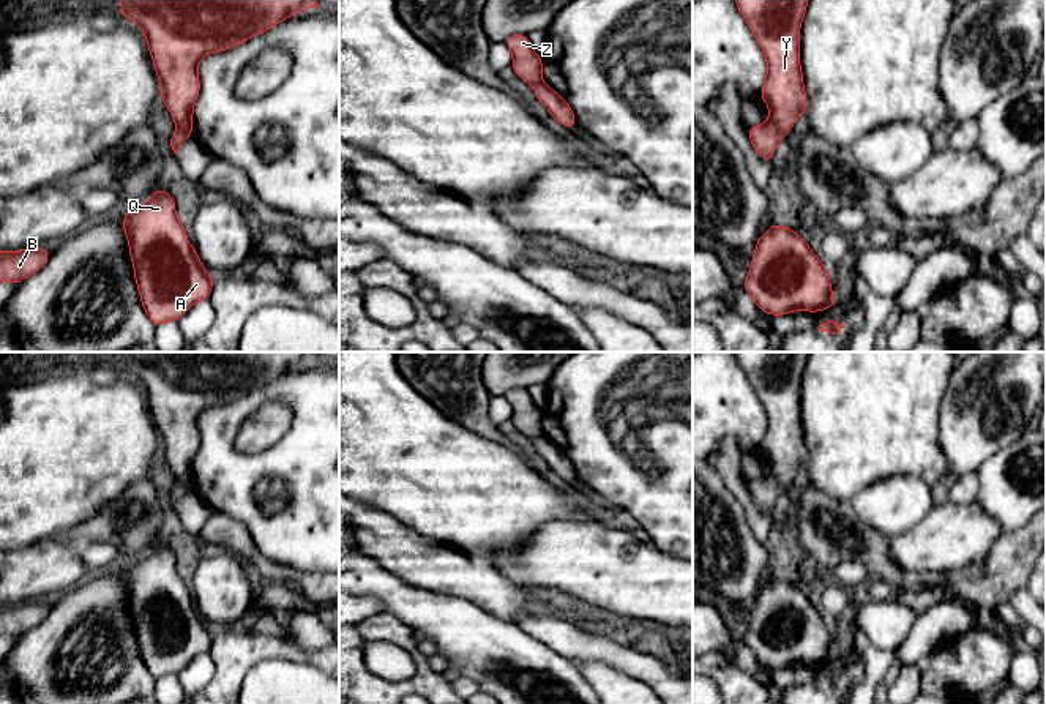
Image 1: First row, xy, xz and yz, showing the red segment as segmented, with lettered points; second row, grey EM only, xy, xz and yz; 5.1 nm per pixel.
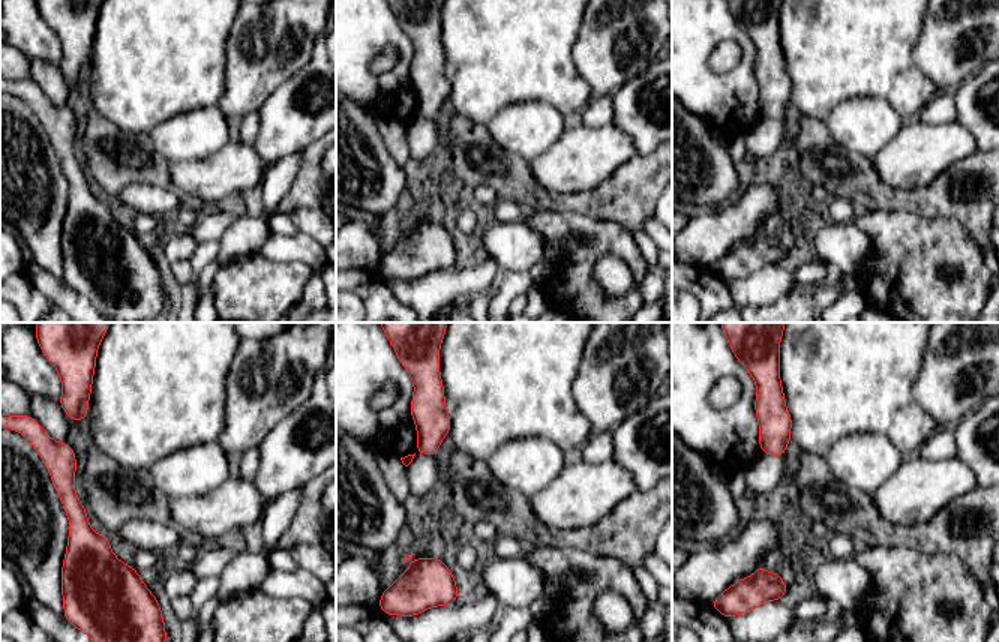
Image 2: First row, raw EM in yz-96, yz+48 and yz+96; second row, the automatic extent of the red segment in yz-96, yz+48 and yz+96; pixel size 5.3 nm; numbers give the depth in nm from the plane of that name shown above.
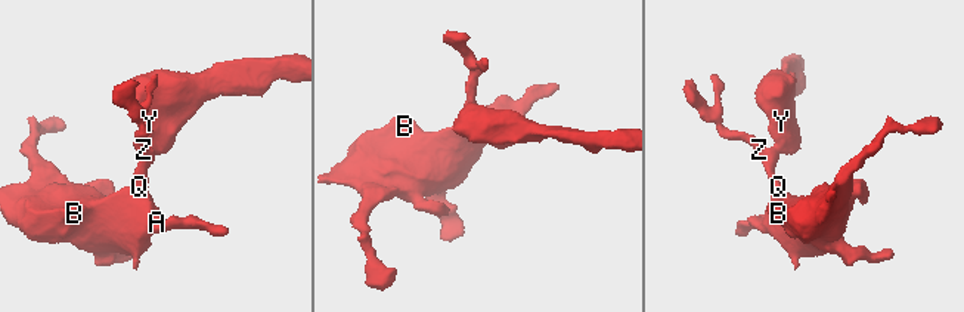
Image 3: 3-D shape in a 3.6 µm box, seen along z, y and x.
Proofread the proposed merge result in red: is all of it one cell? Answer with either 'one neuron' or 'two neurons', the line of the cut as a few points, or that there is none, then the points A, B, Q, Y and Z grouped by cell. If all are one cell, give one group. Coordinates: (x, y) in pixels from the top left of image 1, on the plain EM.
two neurons; cut yz (770, 472), (783, 490); groups A B Q Z / Y

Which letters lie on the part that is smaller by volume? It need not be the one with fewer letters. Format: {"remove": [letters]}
{"remove": ["A", "B", "Q", "Z"]}

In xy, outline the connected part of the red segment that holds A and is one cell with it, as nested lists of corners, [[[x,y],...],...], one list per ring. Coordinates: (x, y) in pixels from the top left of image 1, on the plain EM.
[[[159,540],[145,559],[126,565],[123,587],[128,590],[142,661],[155,680],[178,676],[194,657],[210,653],[215,630],[204,622],[197,605],[189,598],[175,565],[175,552],[166,543]]]

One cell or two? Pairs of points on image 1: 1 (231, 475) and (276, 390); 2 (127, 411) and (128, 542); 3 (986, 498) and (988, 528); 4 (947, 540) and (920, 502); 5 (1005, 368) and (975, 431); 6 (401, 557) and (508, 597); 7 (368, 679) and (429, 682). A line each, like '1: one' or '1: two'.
1: one
2: two
3: two
4: two
5: one
6: one
7: one

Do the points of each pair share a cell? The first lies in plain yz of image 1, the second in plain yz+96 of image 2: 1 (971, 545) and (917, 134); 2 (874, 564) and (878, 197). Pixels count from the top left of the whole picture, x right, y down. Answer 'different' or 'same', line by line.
1: same
2: same

